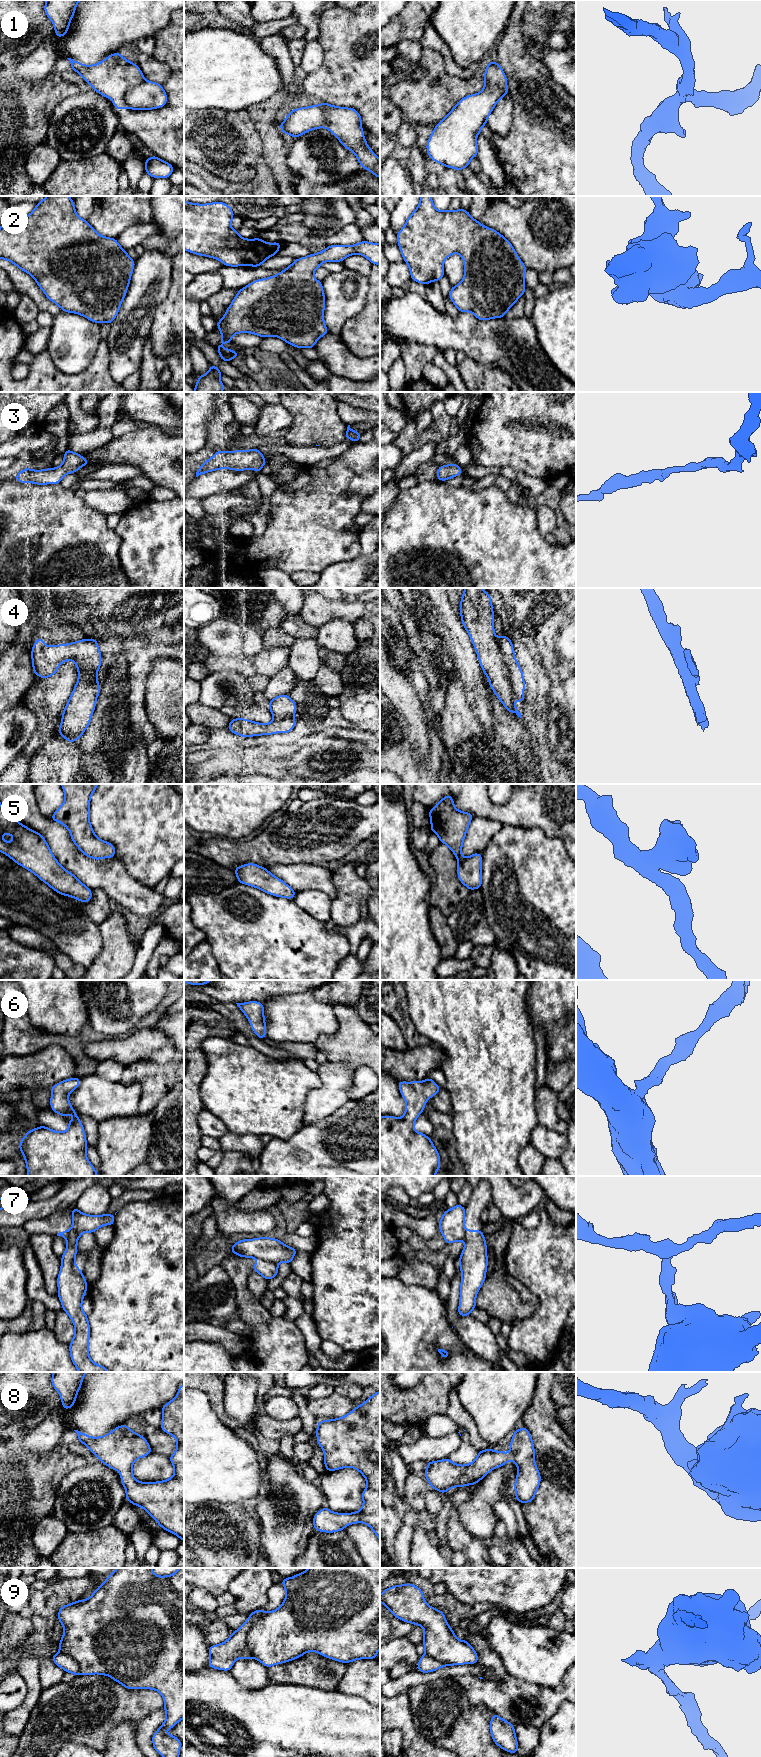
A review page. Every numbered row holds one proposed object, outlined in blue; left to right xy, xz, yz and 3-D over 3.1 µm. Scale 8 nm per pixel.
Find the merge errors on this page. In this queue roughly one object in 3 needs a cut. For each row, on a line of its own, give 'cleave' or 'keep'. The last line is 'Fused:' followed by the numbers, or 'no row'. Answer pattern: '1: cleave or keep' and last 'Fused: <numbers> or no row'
1: cleave
2: keep
3: keep
4: cleave
5: keep
6: keep
7: cleave
8: keep
9: cleave
Fused: 1, 4, 7, 9

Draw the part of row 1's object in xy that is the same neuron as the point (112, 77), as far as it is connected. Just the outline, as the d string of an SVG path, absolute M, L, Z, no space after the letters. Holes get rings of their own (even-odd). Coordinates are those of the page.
M119 52L94 65L83 65L71 58L67 59L71 69L79 73L92 89L113 101L115 109L128 108L126 91L145 81L137 64L129 62Z

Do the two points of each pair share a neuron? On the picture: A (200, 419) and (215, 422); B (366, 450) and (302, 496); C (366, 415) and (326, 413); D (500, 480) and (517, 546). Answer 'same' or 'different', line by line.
A: different
B: same
C: different
D: different

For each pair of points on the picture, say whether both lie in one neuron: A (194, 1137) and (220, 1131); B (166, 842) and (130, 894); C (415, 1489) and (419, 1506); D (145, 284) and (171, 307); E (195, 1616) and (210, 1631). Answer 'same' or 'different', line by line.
A: different
B: different
C: same
D: different
E: same

